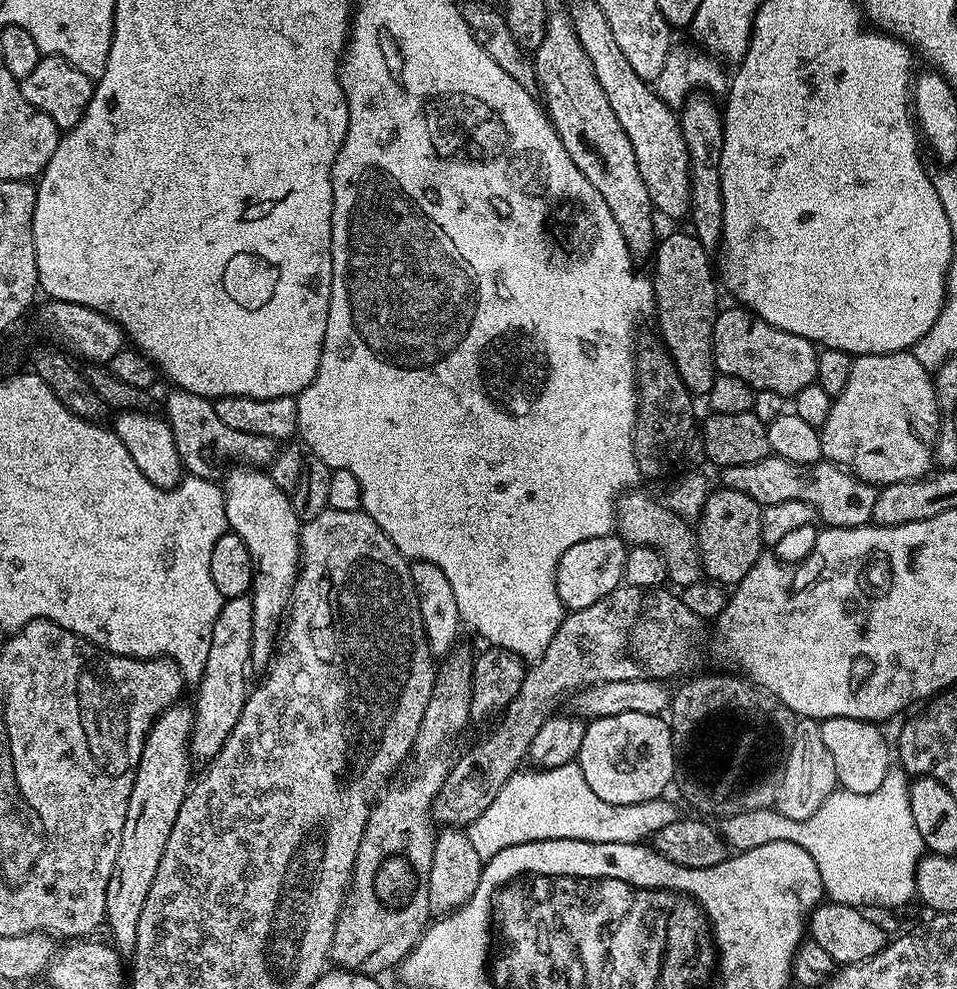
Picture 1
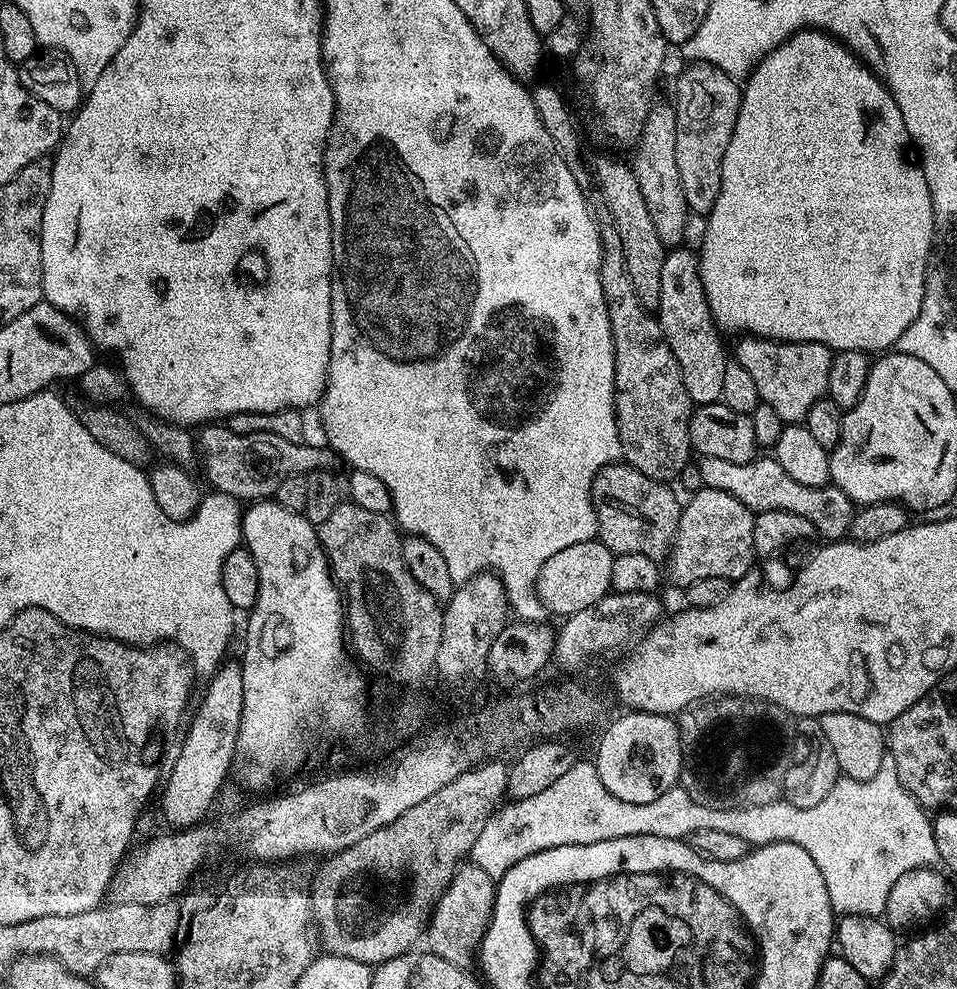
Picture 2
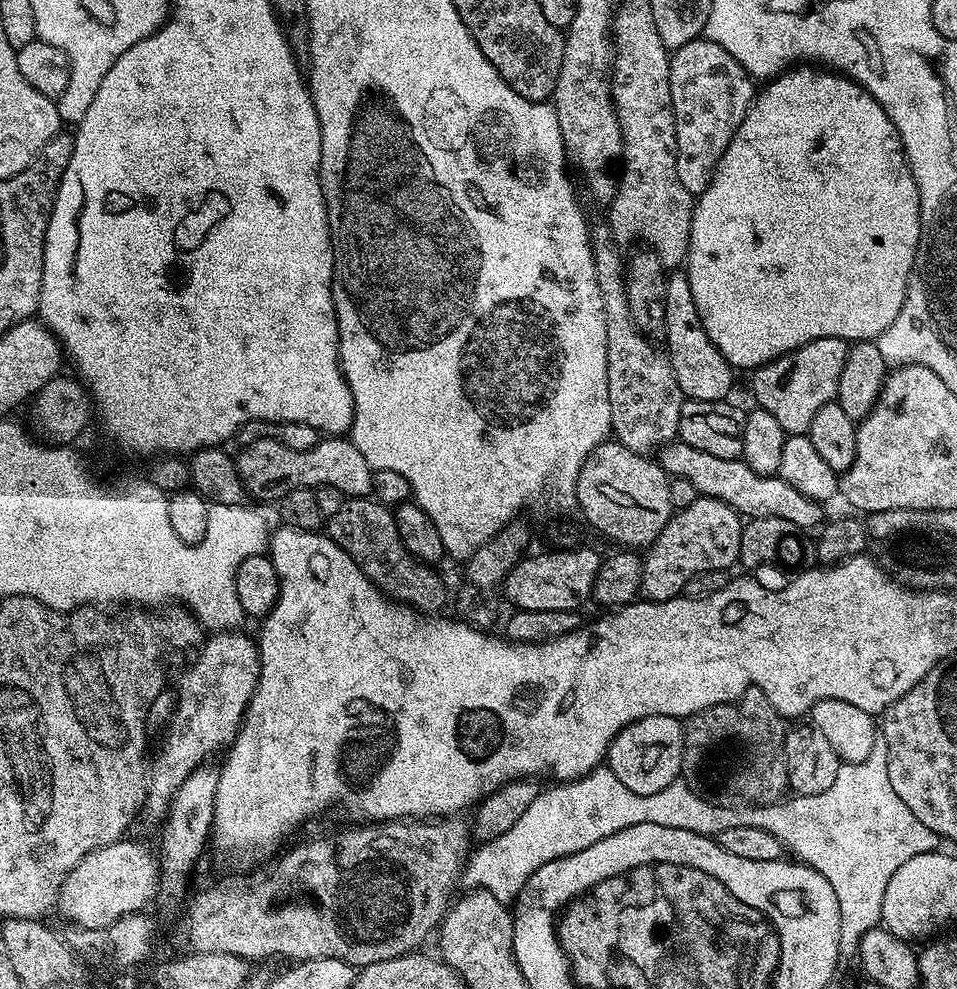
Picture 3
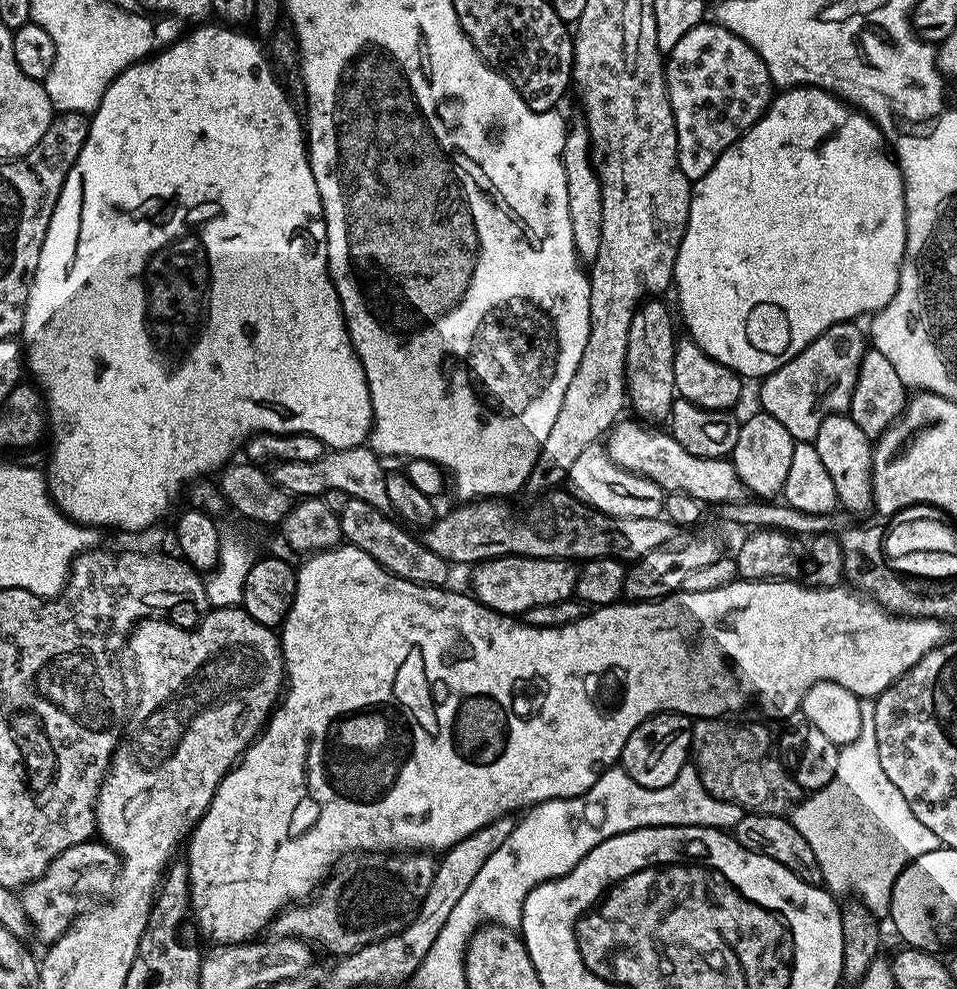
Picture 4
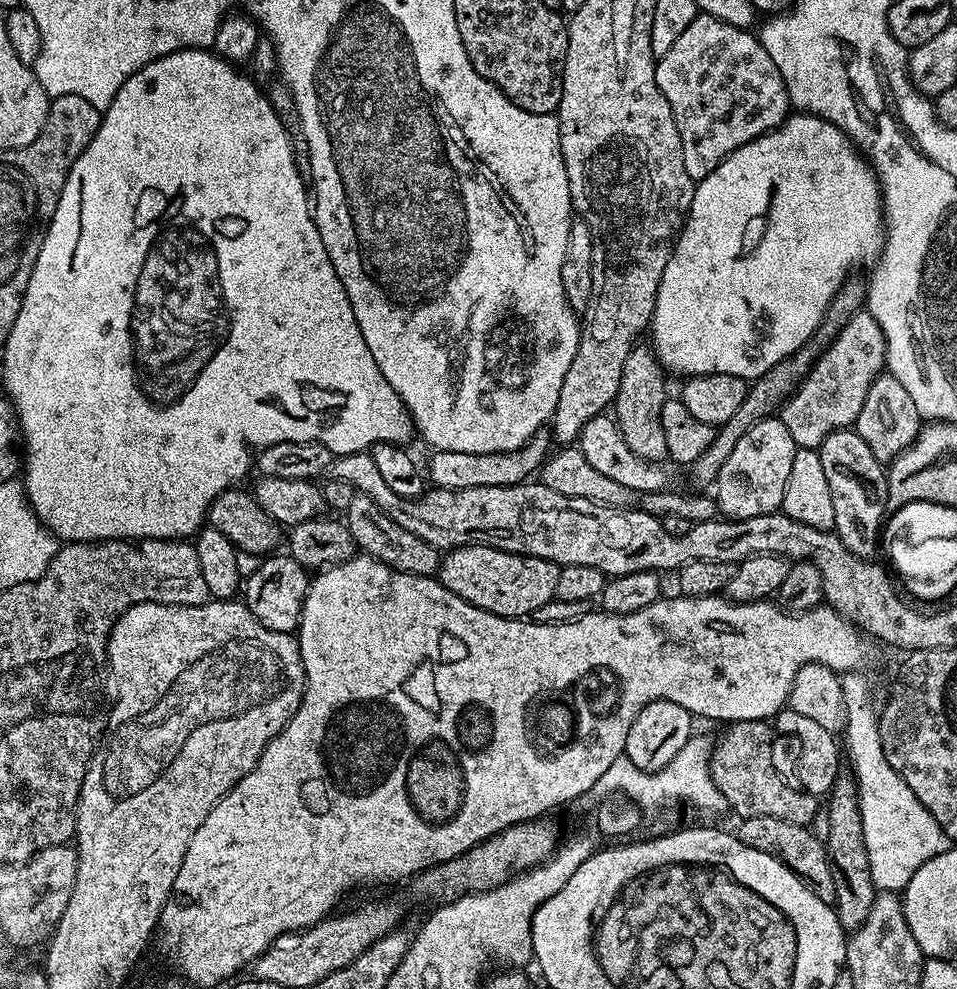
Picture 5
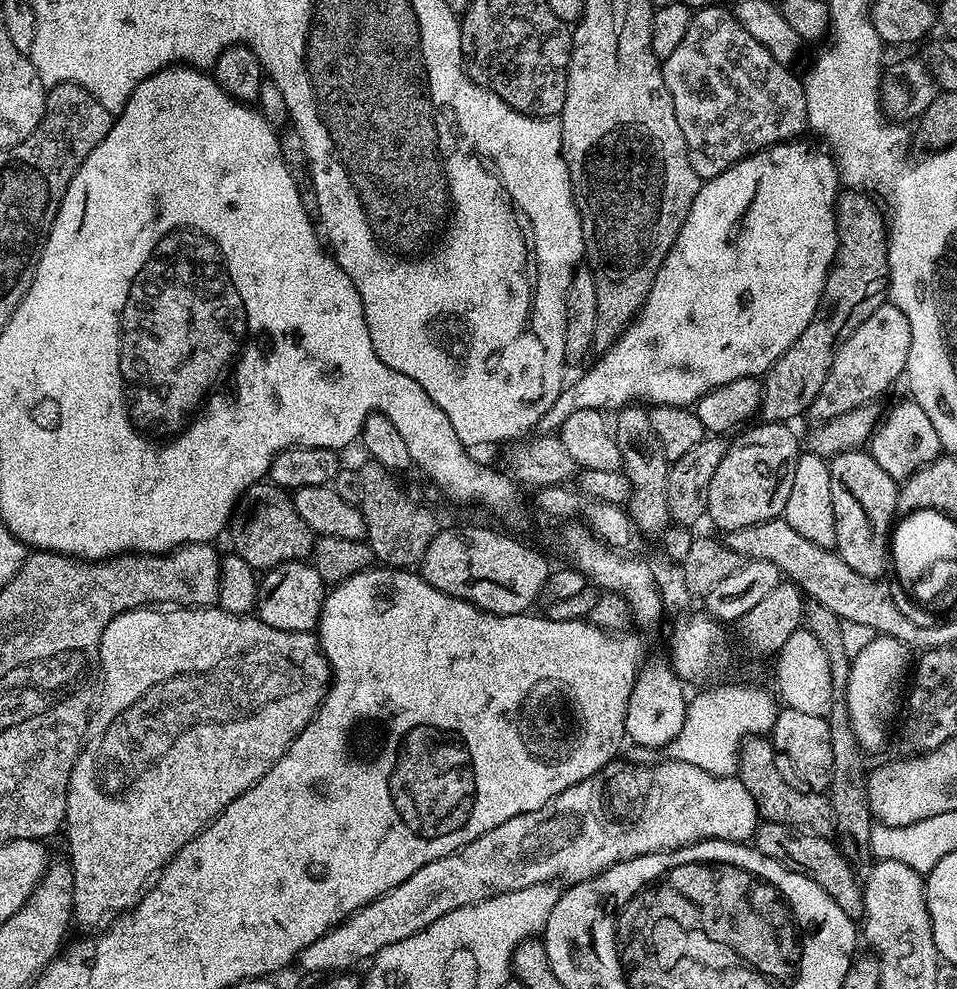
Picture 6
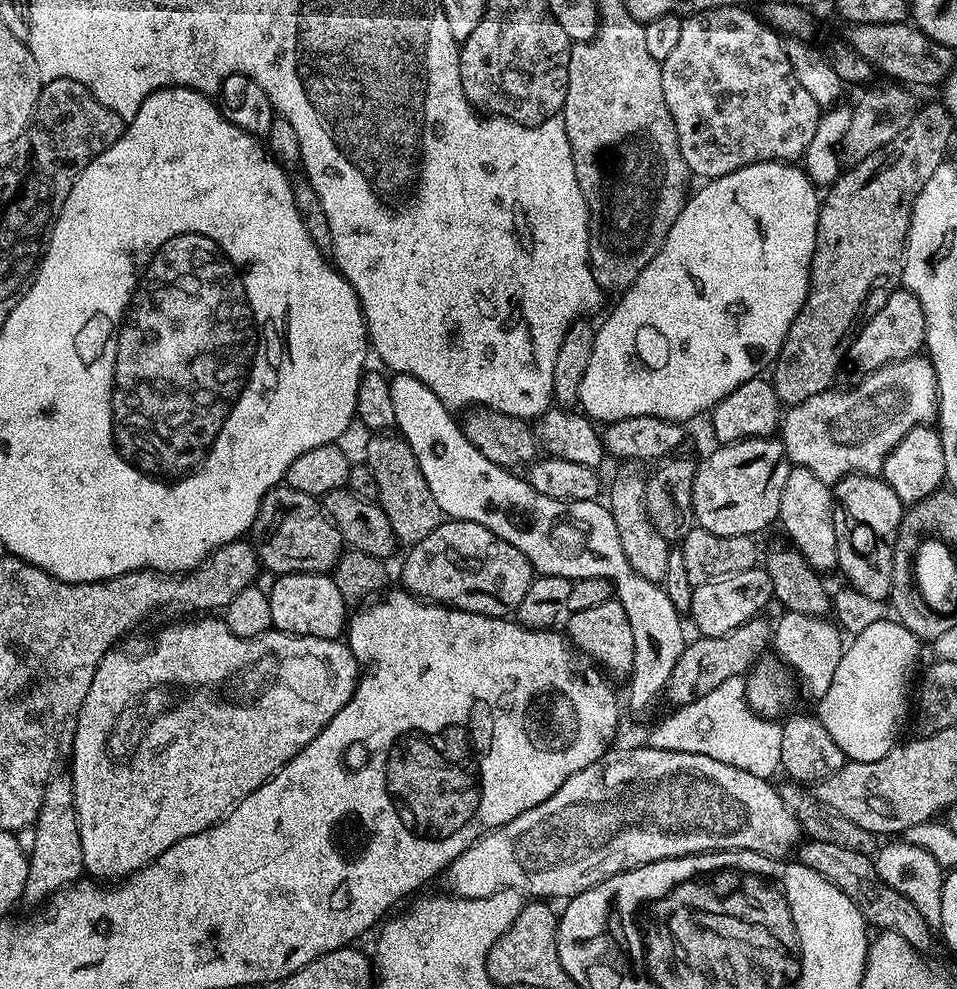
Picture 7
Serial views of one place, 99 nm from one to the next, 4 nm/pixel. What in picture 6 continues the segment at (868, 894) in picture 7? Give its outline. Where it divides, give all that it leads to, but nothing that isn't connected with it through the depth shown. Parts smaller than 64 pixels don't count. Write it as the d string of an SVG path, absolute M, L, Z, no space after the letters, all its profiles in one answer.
M773 820L761 822L756 826L754 847L762 854L774 858L779 864L784 864L791 872L800 872L809 876L842 910L850 919L860 922L864 918L864 890L861 881L856 881L857 869L849 864L846 857L827 836L815 836L809 832L803 832L800 828L791 828L785 824L779 824Z

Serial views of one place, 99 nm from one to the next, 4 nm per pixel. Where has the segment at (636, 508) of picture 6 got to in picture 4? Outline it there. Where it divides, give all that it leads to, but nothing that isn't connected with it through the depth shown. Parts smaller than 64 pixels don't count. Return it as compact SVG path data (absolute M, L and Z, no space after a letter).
M648 298L637 308L626 342L626 400L630 408L637 412L635 415L644 422L667 421L672 403L678 399L674 386L674 350L678 333L672 325L673 309L671 312L662 301L660 298Z

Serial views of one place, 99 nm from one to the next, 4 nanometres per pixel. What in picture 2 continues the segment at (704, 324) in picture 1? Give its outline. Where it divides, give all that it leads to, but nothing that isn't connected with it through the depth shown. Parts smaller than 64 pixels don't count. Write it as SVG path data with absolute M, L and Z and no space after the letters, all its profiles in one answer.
M672 246L664 253L662 262L662 294L658 319L662 326L662 334L666 342L670 342L670 350L674 350L674 358L682 370L682 382L686 386L686 394L690 394L693 405L714 404L721 399L722 381L729 357L724 356L724 344L720 341L721 329L716 327L716 319L710 314L710 306L706 302L706 290L700 277L700 258L695 251L685 246Z

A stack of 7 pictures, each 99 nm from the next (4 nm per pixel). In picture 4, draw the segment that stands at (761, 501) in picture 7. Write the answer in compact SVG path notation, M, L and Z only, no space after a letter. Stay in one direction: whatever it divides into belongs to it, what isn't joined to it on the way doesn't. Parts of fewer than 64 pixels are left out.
M756 410L748 421L745 419L741 423L738 443L734 445L730 459L734 470L738 472L738 478L753 497L776 498L783 493L786 473L790 471L790 461L796 444L790 430L786 430L786 426L778 422L778 418L770 418L770 414L763 410Z

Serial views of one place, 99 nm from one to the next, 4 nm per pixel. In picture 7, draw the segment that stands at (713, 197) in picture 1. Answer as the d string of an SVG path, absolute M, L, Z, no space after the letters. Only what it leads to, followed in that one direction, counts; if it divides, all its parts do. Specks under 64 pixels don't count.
M735 3L685 15L678 43L660 69L662 94L666 94L670 118L674 118L674 130L678 130L678 146L693 177L717 180L758 162L799 161L818 131L822 109L790 70L781 37L757 13L755 16Z

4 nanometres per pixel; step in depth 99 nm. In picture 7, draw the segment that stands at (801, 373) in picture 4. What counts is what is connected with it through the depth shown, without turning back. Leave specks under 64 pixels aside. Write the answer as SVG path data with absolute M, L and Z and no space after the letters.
M897 290L890 294L890 298L886 298L886 302L879 310L874 313L864 323L863 328L856 334L856 340L849 346L846 353L847 359L852 360L852 364L856 368L861 368L861 373L867 374L886 366L893 360L905 360L911 356L917 355L924 348L924 335L926 334L926 318L922 314L922 306L918 302L918 298L913 292L907 290Z

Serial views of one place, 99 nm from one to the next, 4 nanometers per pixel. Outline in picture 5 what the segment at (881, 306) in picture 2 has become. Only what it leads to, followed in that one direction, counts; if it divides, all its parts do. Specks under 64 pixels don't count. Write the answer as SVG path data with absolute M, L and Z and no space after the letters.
M811 114L789 115L788 119L772 132L766 132L746 142L746 146L731 152L709 176L698 181L694 198L690 202L688 219L673 243L666 270L662 270L662 282L658 286L658 298L650 325L651 347L655 348L656 357L665 369L669 373L677 372L680 378L730 374L749 382L755 381L756 377L766 374L771 368L778 366L778 362L793 356L799 348L811 341L830 302L840 293L840 287L853 275L852 268L860 268L863 264L875 265L884 251L885 239L884 194L880 190L880 180L876 177L873 165L861 155L852 139L830 121Z

